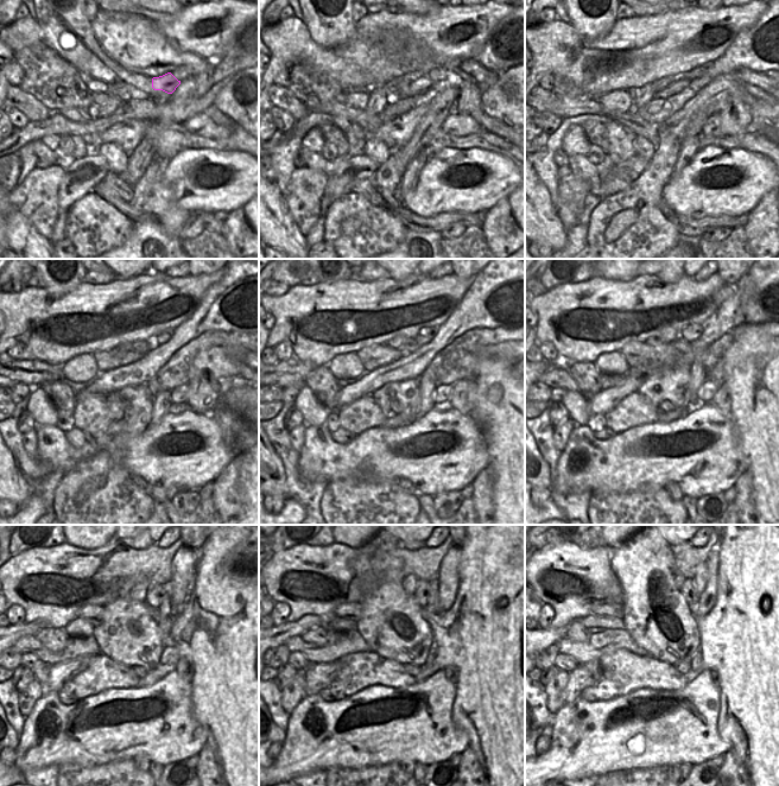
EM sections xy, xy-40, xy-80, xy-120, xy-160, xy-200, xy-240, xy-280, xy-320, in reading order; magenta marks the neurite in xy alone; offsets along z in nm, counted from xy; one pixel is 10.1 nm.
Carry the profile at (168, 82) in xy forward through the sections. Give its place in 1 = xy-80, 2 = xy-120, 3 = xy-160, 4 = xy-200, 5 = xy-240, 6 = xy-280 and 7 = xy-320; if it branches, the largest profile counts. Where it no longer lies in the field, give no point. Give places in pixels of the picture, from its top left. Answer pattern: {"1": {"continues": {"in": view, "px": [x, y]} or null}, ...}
{"1": {"continues": {"in": "xy-80", "px": [679, 86]}}, "2": {"continues": {"in": "xy-120", "px": [118, 357]}}, "3": {"continues": {"in": "xy-160", "px": [384, 355]}}, "4": {"continues": {"in": "xy-200", "px": [641, 350]}}, "5": {"continues": {"in": "xy-240", "px": [106, 614]}}, "6": {"continues": {"in": "xy-280", "px": [369, 609]}}, "7": {"continues": {"in": "xy-320", "px": [634, 604]}}}

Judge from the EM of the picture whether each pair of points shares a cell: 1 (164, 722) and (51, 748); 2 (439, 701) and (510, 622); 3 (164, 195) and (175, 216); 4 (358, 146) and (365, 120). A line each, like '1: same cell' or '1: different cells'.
1: same cell
2: different cells
3: same cell
4: different cells

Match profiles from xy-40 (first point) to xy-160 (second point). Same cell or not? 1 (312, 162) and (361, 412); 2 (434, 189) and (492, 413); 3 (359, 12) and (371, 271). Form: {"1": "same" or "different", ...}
{"1": "different", "2": "different", "3": "same"}

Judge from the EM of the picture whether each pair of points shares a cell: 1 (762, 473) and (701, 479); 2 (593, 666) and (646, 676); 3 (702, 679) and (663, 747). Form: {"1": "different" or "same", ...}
{"1": "different", "2": "different", "3": "same"}

